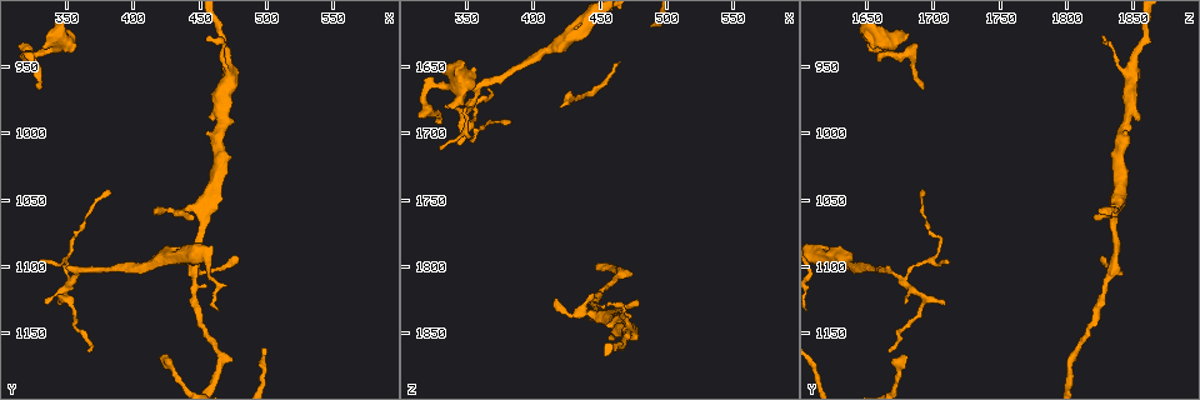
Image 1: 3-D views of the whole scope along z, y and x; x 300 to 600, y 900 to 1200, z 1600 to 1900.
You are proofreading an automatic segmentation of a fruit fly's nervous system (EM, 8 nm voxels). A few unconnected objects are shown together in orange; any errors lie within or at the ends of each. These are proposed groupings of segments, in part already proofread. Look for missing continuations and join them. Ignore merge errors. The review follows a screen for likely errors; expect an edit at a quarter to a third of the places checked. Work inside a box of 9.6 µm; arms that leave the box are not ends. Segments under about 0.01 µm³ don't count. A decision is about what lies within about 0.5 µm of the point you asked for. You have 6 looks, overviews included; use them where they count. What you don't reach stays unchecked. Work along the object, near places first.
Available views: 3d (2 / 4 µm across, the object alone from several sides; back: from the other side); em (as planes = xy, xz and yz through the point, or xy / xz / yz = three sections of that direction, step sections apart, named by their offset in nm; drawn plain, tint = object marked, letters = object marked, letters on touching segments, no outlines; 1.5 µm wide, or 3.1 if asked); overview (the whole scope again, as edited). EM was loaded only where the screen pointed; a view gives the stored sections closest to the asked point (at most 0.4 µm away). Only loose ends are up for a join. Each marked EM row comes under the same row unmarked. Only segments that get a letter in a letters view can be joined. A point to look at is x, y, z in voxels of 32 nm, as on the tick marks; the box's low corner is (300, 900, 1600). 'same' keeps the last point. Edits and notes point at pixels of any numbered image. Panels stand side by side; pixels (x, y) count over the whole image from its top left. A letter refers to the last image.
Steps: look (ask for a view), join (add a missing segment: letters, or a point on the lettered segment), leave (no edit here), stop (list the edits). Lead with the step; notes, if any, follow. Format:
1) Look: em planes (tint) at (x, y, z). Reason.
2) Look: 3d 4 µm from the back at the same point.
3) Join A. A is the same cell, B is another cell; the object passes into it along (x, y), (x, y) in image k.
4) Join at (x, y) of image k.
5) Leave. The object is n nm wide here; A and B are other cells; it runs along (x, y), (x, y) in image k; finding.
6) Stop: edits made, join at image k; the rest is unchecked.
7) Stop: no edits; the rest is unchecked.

Look: 3d 4 µm from the back at (456, 928, 1826).

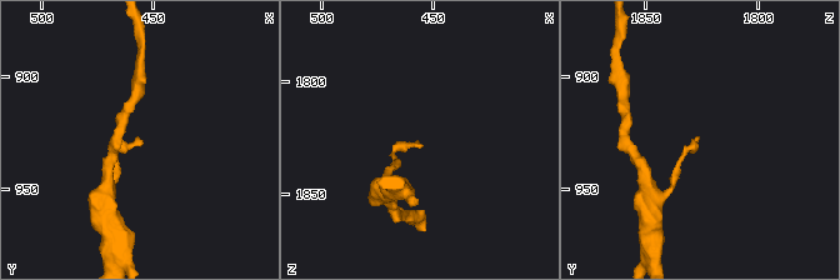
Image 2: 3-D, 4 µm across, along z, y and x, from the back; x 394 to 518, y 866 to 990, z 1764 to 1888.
Look: em planes (letters) at (457, 925, 1827). Shape alone is not enough.

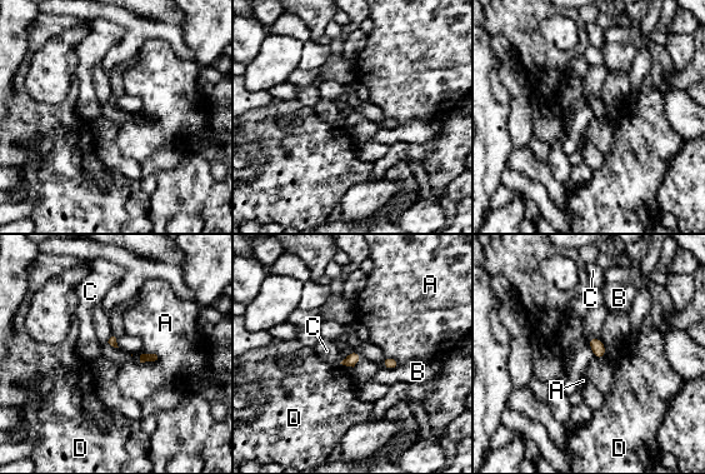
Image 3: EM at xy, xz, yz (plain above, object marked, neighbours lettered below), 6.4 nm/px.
Leave. The longest contact is with A, 130 nm; A, B, C and D are other cells; no lettered segment goes on from it.

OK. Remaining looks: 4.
Look: 3d 2 µm at (416, 1062, 1824). Tapers out.

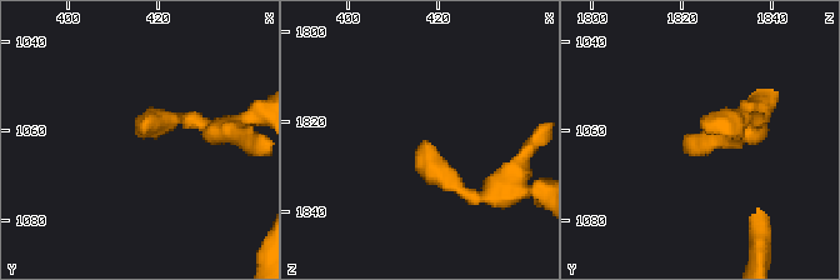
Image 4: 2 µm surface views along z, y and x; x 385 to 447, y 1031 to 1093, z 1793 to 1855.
Look: em planes (letters) at (416, 1060, 1824).

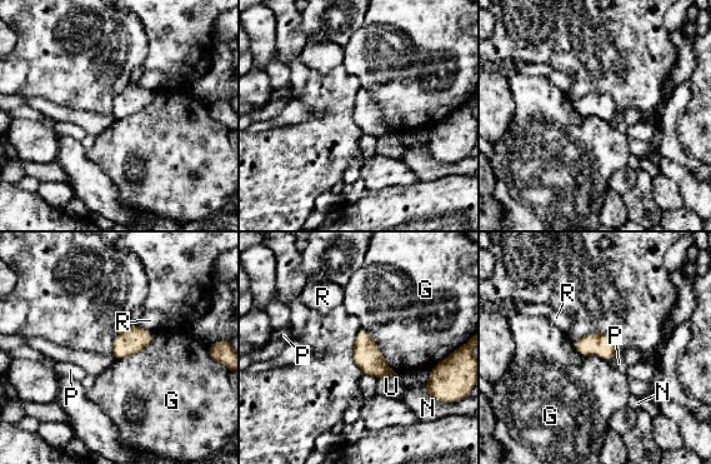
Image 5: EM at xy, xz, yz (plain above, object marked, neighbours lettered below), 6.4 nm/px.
Leave. G, N, P, R and U are other cells; a border runs along (362, 327), (397, 374) in image 5; no lettered segment goes on from it.

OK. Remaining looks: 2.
Stop: no edits; the rest is unchecked.

